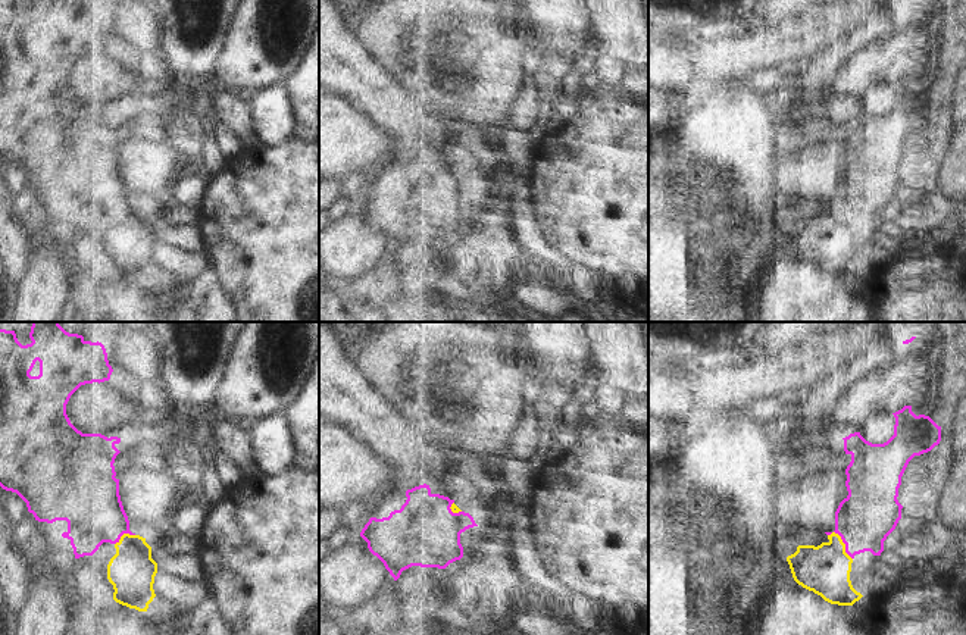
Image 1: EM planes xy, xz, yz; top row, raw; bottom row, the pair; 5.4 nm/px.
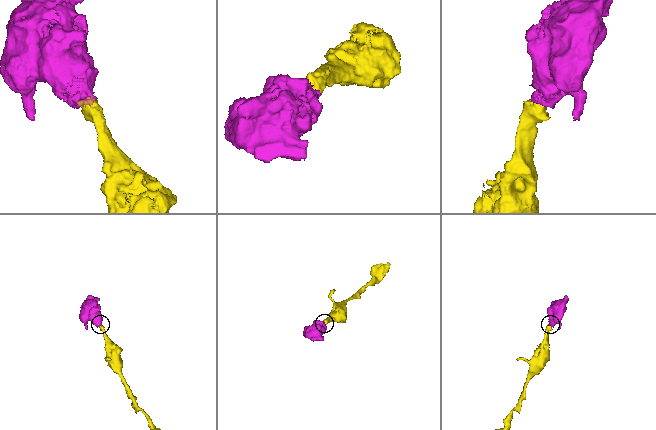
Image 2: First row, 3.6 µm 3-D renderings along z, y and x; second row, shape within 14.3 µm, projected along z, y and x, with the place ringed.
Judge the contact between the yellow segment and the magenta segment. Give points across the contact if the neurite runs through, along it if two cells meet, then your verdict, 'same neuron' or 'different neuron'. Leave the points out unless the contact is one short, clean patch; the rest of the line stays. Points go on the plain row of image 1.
way yz (825, 240), (837, 227), (843, 213), (871, 183); same neuron

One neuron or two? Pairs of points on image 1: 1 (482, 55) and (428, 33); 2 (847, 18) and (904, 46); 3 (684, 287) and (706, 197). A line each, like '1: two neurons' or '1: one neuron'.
1: one neuron
2: two neurons
3: one neuron

